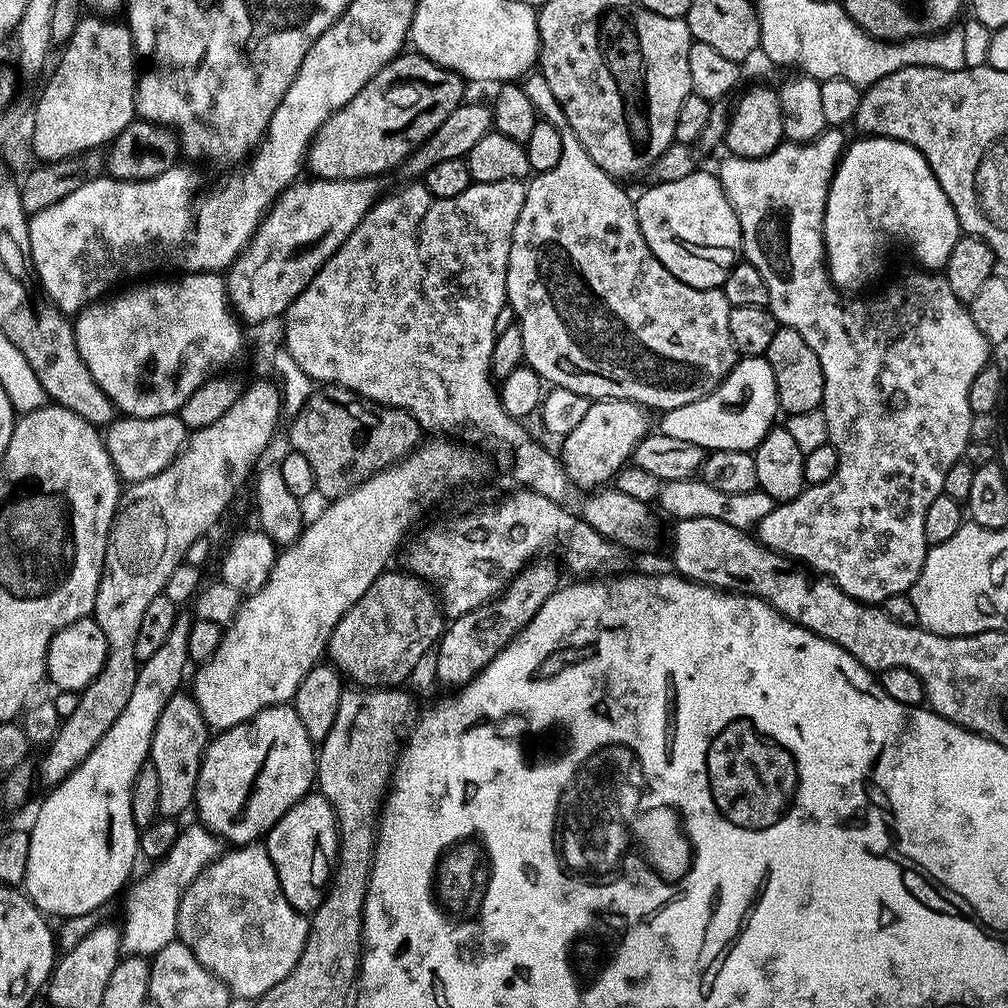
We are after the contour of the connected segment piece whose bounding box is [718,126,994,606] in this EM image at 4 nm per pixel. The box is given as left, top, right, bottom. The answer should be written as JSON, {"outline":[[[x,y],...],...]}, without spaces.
{"outline":[[[829,126],[822,135],[814,138],[808,144],[793,144],[781,142],[774,151],[762,158],[747,160],[741,156],[725,155],[720,164],[718,179],[734,214],[738,214],[740,223],[740,243],[742,256],[745,261],[758,266],[758,274],[762,274],[766,282],[766,290],[770,290],[767,309],[774,314],[777,325],[798,330],[802,338],[806,338],[806,346],[818,354],[818,362],[822,362],[824,375],[824,403],[822,411],[828,423],[828,438],[830,443],[838,450],[838,470],[832,480],[821,484],[805,487],[798,498],[781,503],[773,507],[766,518],[756,525],[754,536],[765,547],[780,553],[781,557],[793,556],[796,560],[805,560],[807,567],[813,573],[830,579],[838,585],[850,598],[860,600],[864,604],[873,606],[883,605],[886,598],[894,594],[905,594],[914,586],[918,574],[928,557],[929,544],[926,542],[926,510],[930,510],[930,502],[938,498],[944,491],[946,474],[950,466],[957,464],[967,453],[971,441],[970,386],[974,378],[993,359],[993,345],[989,344],[986,334],[974,326],[971,311],[960,301],[954,298],[954,290],[950,290],[950,282],[942,275],[932,270],[915,270],[900,276],[881,296],[872,296],[869,300],[856,300],[860,298],[845,298],[841,289],[837,288],[828,277],[828,262],[824,259],[824,211],[826,198],[830,190],[832,176],[836,172],[836,165],[844,155],[846,139],[839,127]]]}

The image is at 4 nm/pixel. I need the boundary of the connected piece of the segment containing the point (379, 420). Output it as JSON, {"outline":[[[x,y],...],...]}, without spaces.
{"outline":[[[324,386],[313,391],[312,397],[291,417],[292,429],[288,432],[291,451],[302,454],[314,470],[316,492],[325,496],[325,501],[337,500],[342,494],[354,490],[374,474],[416,451],[422,440],[422,429],[417,420],[400,408],[386,408],[371,403],[346,388]]]}

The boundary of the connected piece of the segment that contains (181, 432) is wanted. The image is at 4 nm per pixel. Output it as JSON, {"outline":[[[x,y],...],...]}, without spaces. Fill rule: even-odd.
{"outline":[[[176,414],[151,416],[150,418],[124,416],[107,425],[104,445],[108,448],[108,453],[121,481],[135,482],[166,470],[166,466],[170,466],[170,462],[174,462],[176,455],[184,449],[184,441],[189,435],[189,429],[184,427],[184,423]]]}

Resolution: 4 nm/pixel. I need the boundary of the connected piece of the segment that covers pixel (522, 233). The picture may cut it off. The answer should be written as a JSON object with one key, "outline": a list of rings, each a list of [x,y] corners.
{"outline":[[[533,70],[523,77],[522,87],[526,90],[526,98],[534,102],[536,114],[539,119],[550,122],[562,136],[562,158],[558,158],[558,166],[554,170],[537,172],[531,177],[530,183],[524,189],[524,201],[522,202],[522,214],[518,214],[518,222],[514,226],[514,234],[510,242],[510,262],[506,270],[506,290],[508,298],[507,307],[512,309],[515,323],[522,330],[522,346],[524,347],[524,364],[533,368],[540,375],[540,379],[557,388],[565,388],[576,394],[593,400],[632,400],[636,404],[644,405],[645,409],[660,408],[667,410],[686,406],[686,402],[698,402],[703,396],[717,388],[732,372],[736,365],[738,353],[734,342],[730,338],[730,310],[732,303],[726,298],[723,287],[695,288],[670,274],[658,258],[646,246],[646,238],[638,226],[638,214],[636,213],[635,199],[620,189],[621,181],[602,171],[594,158],[586,154],[582,142],[572,133],[572,127],[566,122],[566,114],[562,106],[558,106],[558,98],[550,91],[546,78],[539,70]]]}

